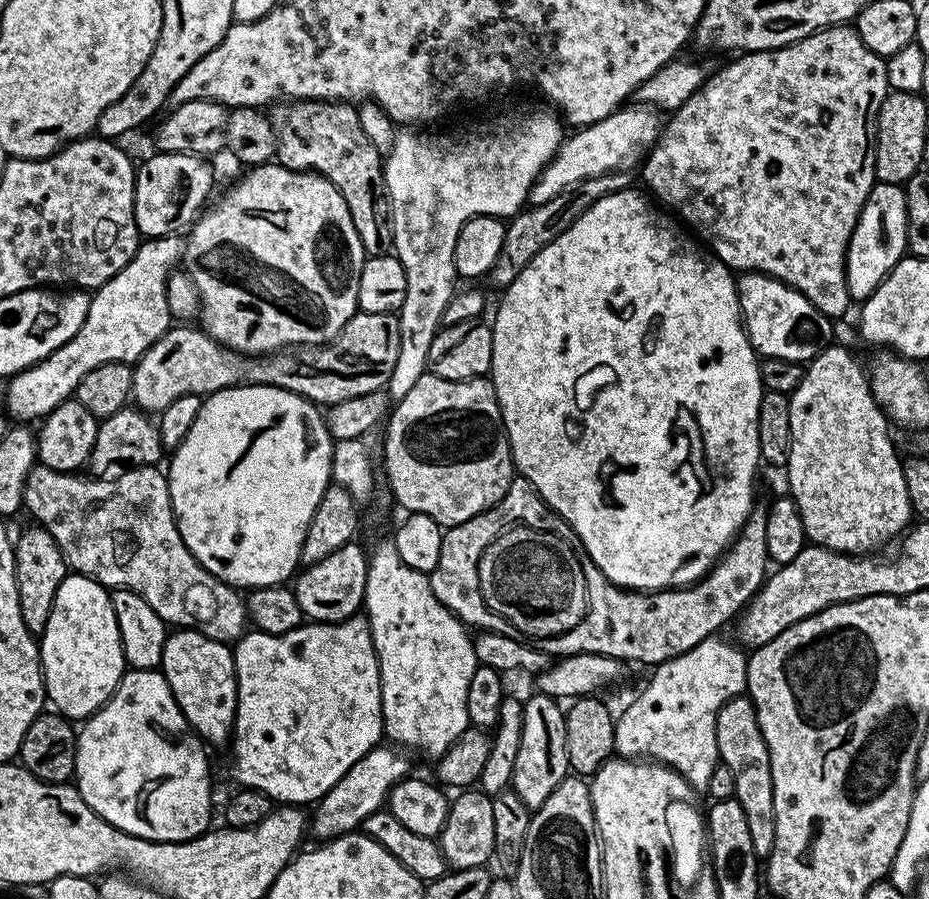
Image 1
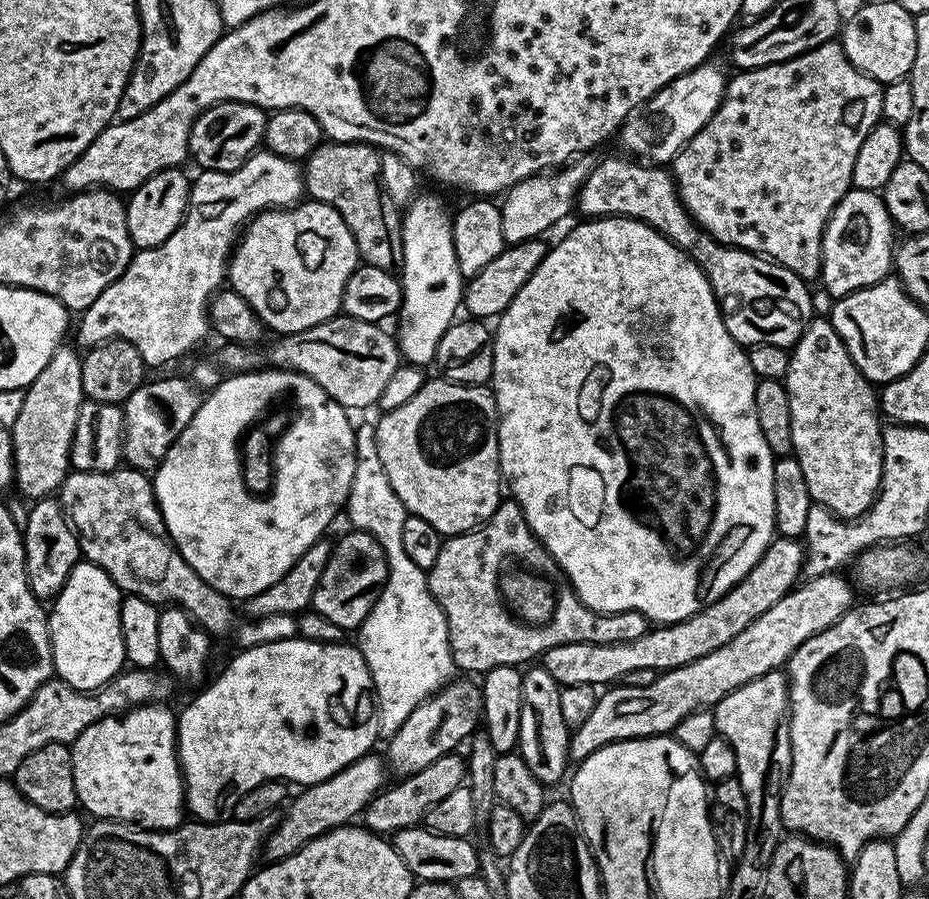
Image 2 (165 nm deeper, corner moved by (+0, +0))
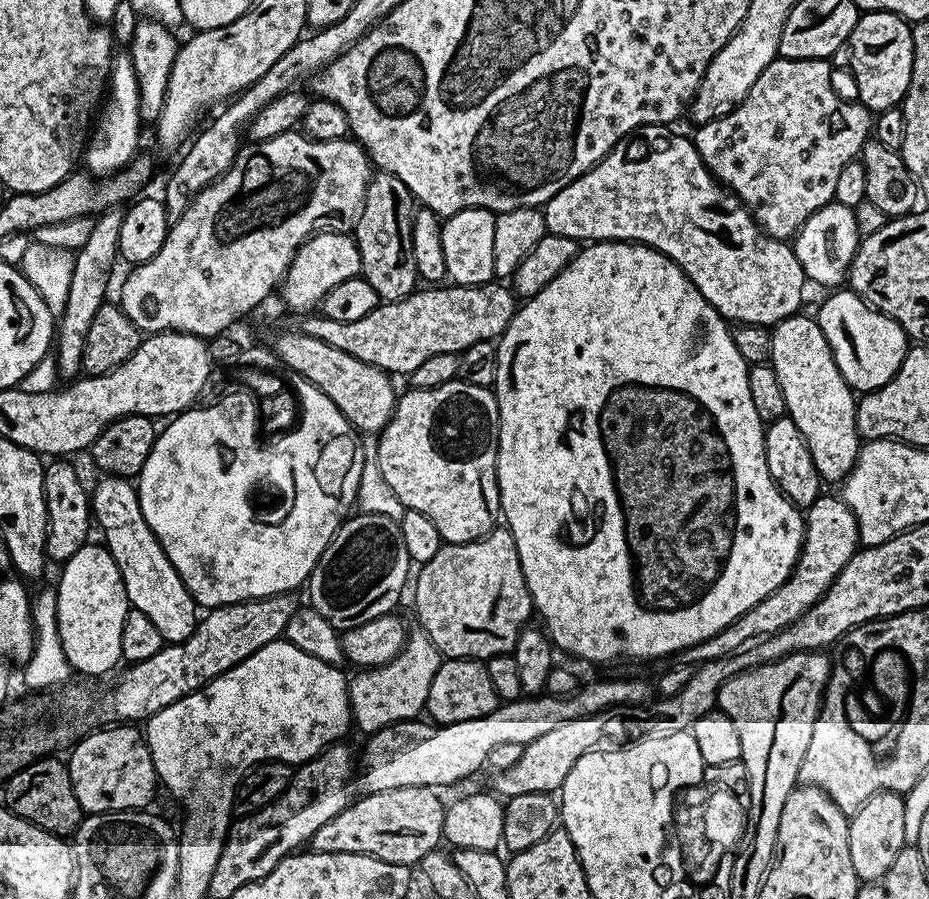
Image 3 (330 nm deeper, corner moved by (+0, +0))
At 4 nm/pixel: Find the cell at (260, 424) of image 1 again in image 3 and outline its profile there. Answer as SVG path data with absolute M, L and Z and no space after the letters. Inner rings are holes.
M293 375L291 379L290 387L298 394L298 398L304 400L304 405L300 408L300 414L296 421L300 432L294 430L290 434L282 434L263 440L258 431L257 401L251 400L244 392L232 392L229 396L222 397L217 404L210 405L209 408L193 406L171 417L165 423L168 425L162 428L162 431L157 435L154 446L140 471L138 495L142 514L146 518L150 530L158 538L166 558L170 558L170 562L182 578L186 590L190 590L190 594L201 609L207 610L223 604L237 604L243 600L277 596L283 592L295 593L299 584L300 587L307 585L308 577L312 575L318 558L322 558L326 546L332 541L332 535L340 529L340 525L353 511L358 482L362 478L362 462L364 461L364 447L360 445L357 429L353 428L352 423L340 413L338 406L334 406L334 402L330 402L330 398L326 398L326 394L322 394L322 390L318 390L318 386L314 386L309 380L298 375ZM259 492L260 505L255 508L252 505L252 499Z

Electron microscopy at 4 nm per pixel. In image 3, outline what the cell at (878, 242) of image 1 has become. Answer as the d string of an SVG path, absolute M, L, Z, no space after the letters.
M833 202L822 206L822 210L810 214L810 218L806 218L800 231L796 233L794 237L796 257L805 277L811 283L813 280L814 283L828 288L824 290L832 290L845 283L848 268L862 239L862 231L860 232L856 215L857 213L847 208L845 204Z

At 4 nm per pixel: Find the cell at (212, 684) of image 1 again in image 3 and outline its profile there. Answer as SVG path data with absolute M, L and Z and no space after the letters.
M105 475L90 492L92 514L98 528L104 531L103 543L114 558L122 574L128 603L142 610L150 622L154 622L158 634L169 644L180 644L194 634L198 619L198 605L186 590L180 575L174 570L170 558L162 550L156 535L150 530L140 509L140 498L135 487L127 479Z

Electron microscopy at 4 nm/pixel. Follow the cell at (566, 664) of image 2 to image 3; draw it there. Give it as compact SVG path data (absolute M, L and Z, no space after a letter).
M836 494L820 495L806 509L803 517L804 545L800 547L800 557L796 559L796 567L792 569L788 580L782 582L778 590L766 594L762 602L750 606L750 610L746 610L746 614L742 614L733 624L718 630L718 634L706 638L692 648L685 648L682 653L683 663L699 666L706 660L721 660L724 656L733 656L753 642L781 632L783 628L802 618L802 614L806 614L806 610L810 610L810 606L814 606L818 598L822 598L822 594L830 590L834 578L842 574L842 566L846 566L846 562L850 562L850 558L858 550L858 522L850 506L846 506L843 498Z

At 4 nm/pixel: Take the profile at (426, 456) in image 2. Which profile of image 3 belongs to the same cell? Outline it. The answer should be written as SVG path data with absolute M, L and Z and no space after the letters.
M454 379L446 382L437 388L413 388L407 389L408 393L401 395L396 402L396 408L392 412L390 422L379 433L376 445L378 446L378 466L382 470L382 478L390 485L390 490L398 494L398 498L404 503L405 509L409 512L426 514L430 522L434 522L434 527L438 530L441 541L445 544L461 544L462 542L474 542L482 538L486 533L497 527L500 511L500 491L496 481L496 451L500 441L500 415L498 414L498 402L496 394L492 388L474 386L470 382L462 379Z

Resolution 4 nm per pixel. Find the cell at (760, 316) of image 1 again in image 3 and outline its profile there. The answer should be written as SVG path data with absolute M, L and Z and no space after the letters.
M644 124L640 128L634 129L628 136L623 136L617 144L605 154L598 163L586 174L582 174L570 186L562 186L554 198L550 198L542 205L545 218L545 226L549 233L562 235L566 238L574 239L577 242L599 242L601 240L626 240L637 244L645 244L647 248L657 248L664 256L670 259L682 269L694 282L694 286L710 301L720 312L720 315L729 322L739 322L742 324L763 324L765 326L775 326L779 320L786 319L787 316L795 316L801 311L800 299L804 296L804 284L806 277L802 266L796 257L795 247L791 243L775 240L773 236L768 236L756 224L756 219L752 213L745 208L744 203L733 196L720 181L714 179L712 172L702 162L698 154L695 143L684 136L668 136L669 125L666 124Z

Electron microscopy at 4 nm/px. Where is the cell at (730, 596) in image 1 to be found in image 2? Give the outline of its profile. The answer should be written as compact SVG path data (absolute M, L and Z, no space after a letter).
M504 498L494 510L492 517L484 521L479 528L472 528L457 536L447 537L442 550L438 550L438 559L434 561L434 566L427 569L428 589L432 591L433 598L438 602L438 606L442 606L442 610L446 614L448 641L452 647L452 661L456 663L457 669L461 673L483 674L494 670L494 666L510 666L511 664L524 666L529 663L527 660L531 656L543 657L546 650L570 642L590 642L591 644L634 642L638 638L642 638L642 634L647 632L650 627L650 621L641 612L602 613L590 610L590 606L583 604L576 597L576 591L570 586L564 586L564 589L560 588L555 593L556 605L549 622L538 625L525 623L509 611L508 605L500 595L500 575L506 568L504 560L508 559L521 560L519 563L529 570L544 570L542 568L548 567L551 569L554 564L552 555L544 549L540 539L530 530L530 526L526 522L526 514L522 514L522 510L515 500Z

